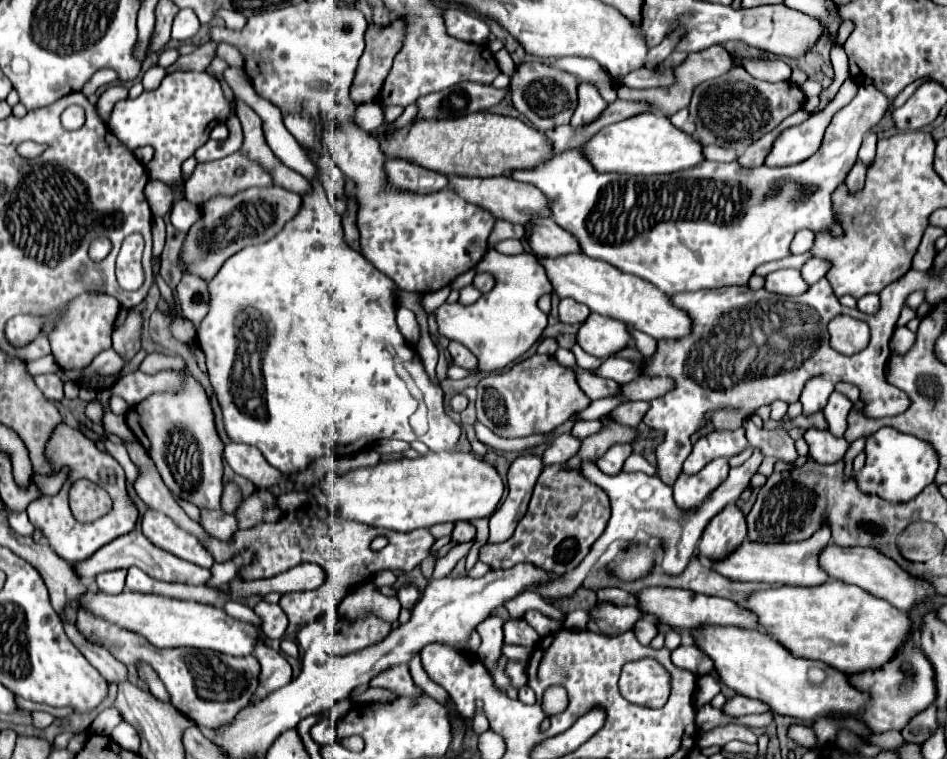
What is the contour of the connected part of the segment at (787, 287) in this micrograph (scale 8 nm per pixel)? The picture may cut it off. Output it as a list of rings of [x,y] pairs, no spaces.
[[[781,269],[765,277],[765,289],[779,295],[801,295],[809,289],[797,269]]]

